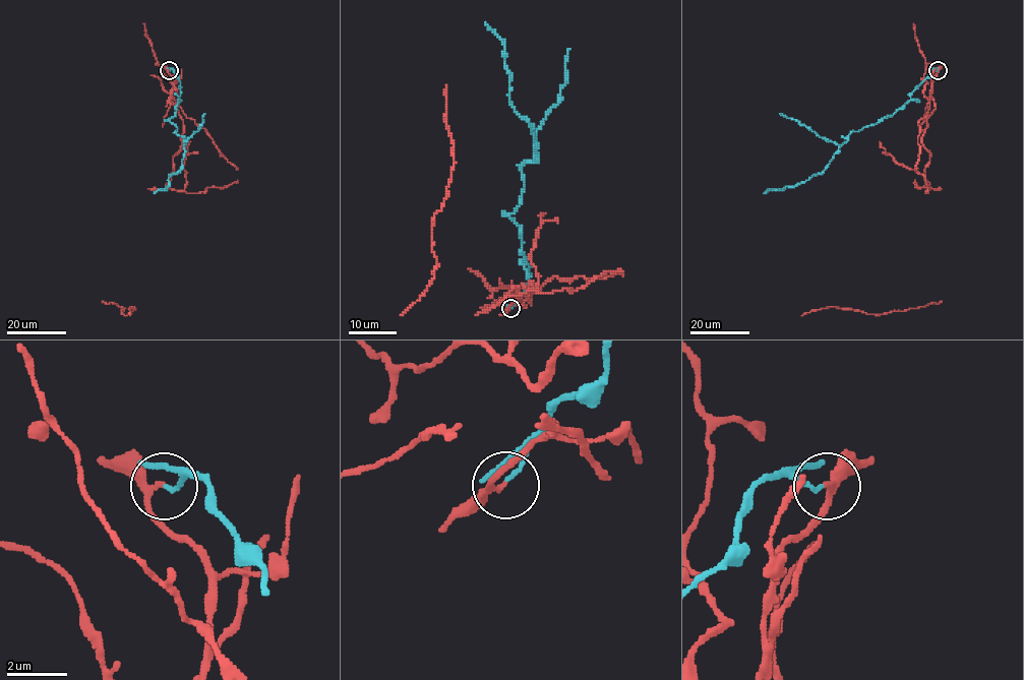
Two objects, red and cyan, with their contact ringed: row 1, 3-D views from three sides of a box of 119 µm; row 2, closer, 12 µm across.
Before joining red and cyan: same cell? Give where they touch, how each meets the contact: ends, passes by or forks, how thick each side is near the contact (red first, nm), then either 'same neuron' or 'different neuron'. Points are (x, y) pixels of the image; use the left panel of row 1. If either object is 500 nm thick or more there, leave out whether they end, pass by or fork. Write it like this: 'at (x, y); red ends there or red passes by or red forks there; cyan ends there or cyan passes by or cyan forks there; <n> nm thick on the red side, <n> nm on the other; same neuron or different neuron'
at (169, 70); red passes by; cyan ends there; 180 nm thick on the red side, 110 nm on the other; different neuron

